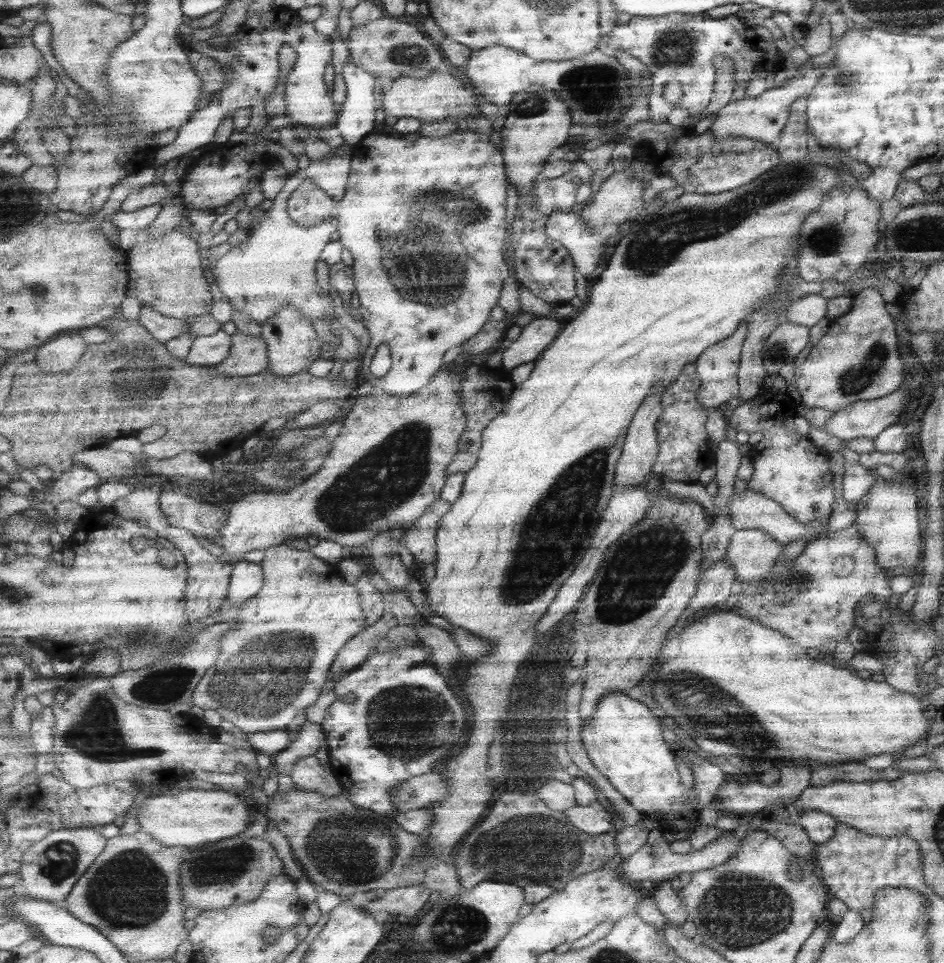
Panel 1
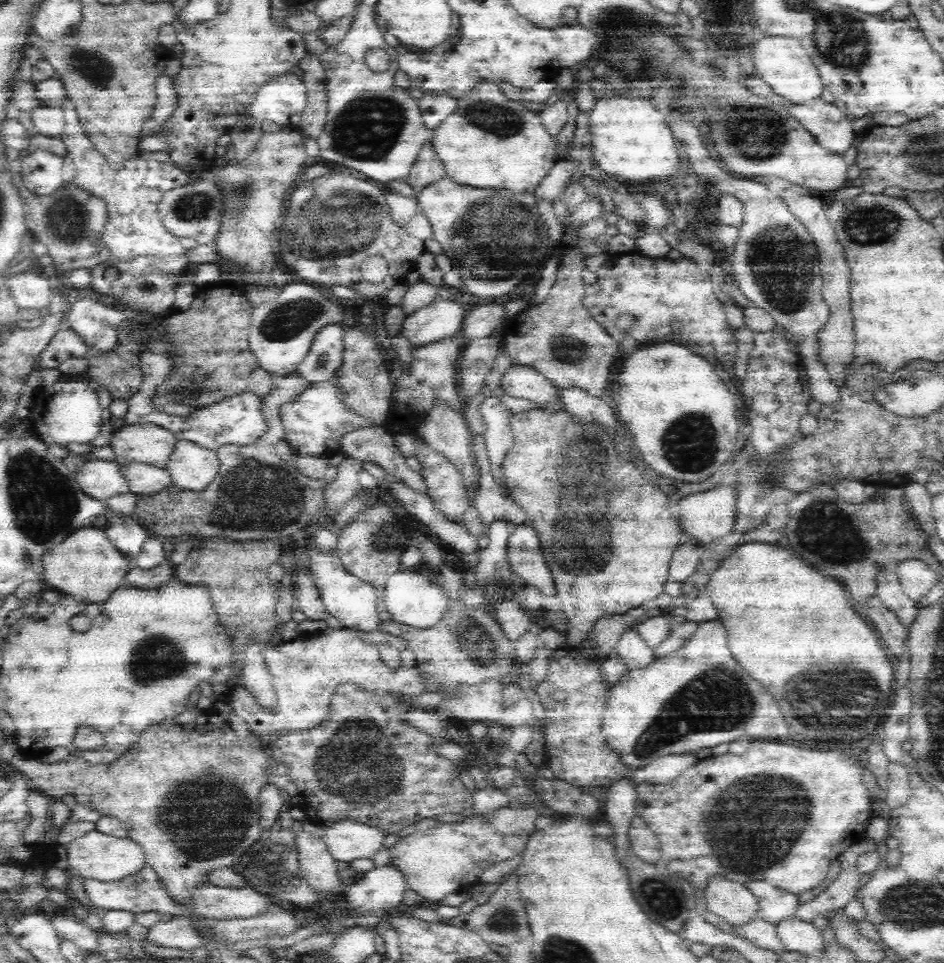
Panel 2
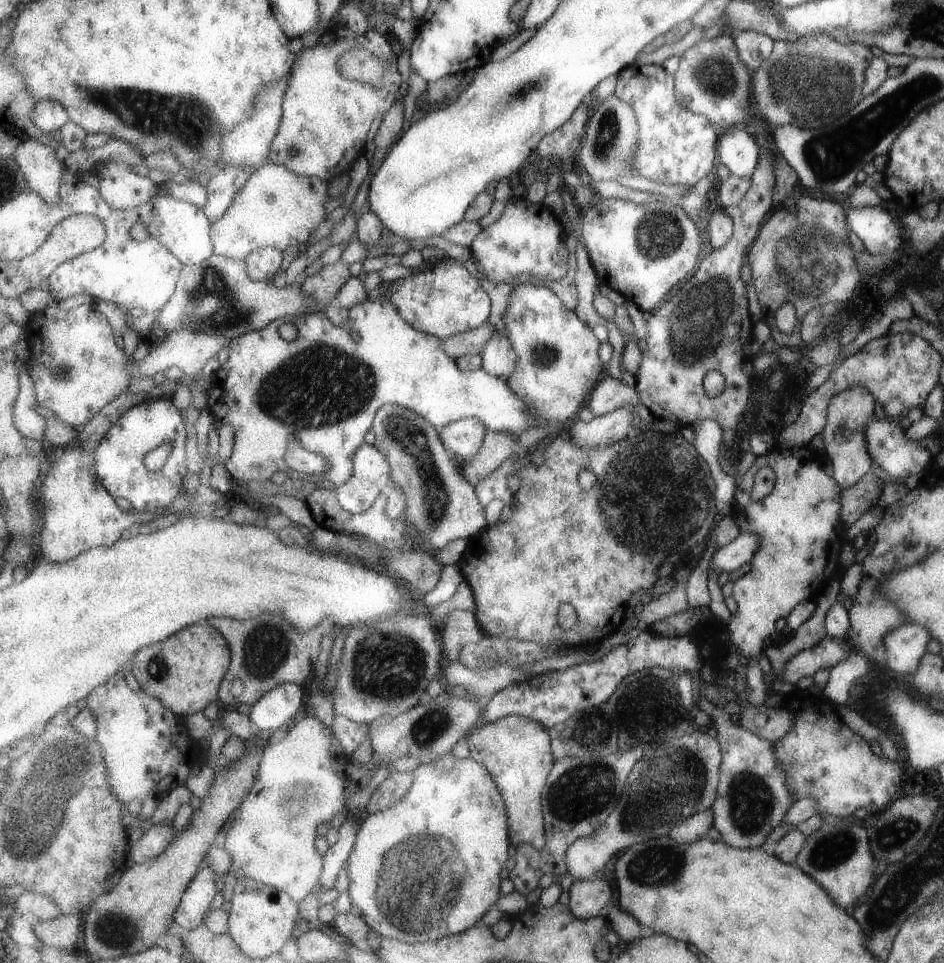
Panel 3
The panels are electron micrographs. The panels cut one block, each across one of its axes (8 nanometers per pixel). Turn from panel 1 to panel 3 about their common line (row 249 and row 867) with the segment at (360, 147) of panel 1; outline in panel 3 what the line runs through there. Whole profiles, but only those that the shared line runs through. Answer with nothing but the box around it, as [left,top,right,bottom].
[345,752,513,944]

